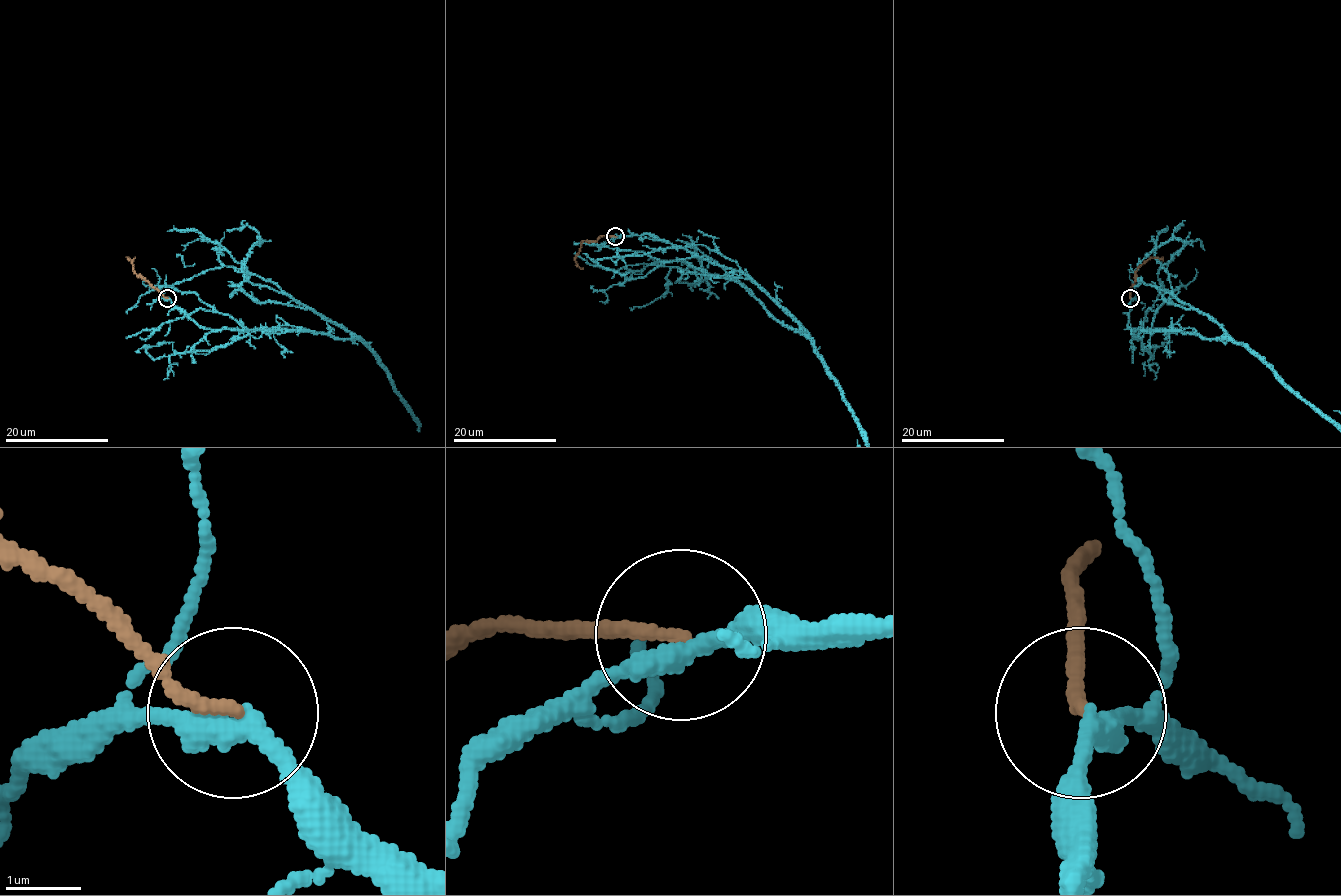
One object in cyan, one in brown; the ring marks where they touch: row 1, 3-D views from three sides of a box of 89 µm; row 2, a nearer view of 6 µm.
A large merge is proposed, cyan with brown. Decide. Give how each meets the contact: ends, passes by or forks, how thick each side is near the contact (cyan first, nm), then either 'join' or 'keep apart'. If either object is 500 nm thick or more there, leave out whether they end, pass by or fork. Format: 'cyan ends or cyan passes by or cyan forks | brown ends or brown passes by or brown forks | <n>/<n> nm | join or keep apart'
cyan passes by | brown ends | 280/170 nm | join

